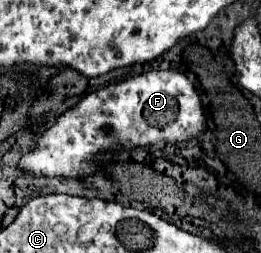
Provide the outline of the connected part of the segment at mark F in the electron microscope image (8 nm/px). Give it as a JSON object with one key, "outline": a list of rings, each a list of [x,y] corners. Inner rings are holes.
{"outline":[[[149,70],[142,74],[136,74],[122,79],[107,88],[95,90],[87,94],[75,108],[67,110],[65,114],[55,118],[55,124],[43,132],[33,152],[25,154],[19,160],[19,170],[25,170],[33,176],[73,176],[81,178],[87,174],[95,174],[99,170],[95,156],[97,152],[107,152],[115,146],[121,148],[135,148],[135,146],[151,146],[157,142],[175,144],[181,140],[189,140],[205,130],[205,116],[201,98],[195,92],[193,84],[187,80],[183,72],[177,70]],[[103,128],[111,128],[107,134]]]}

